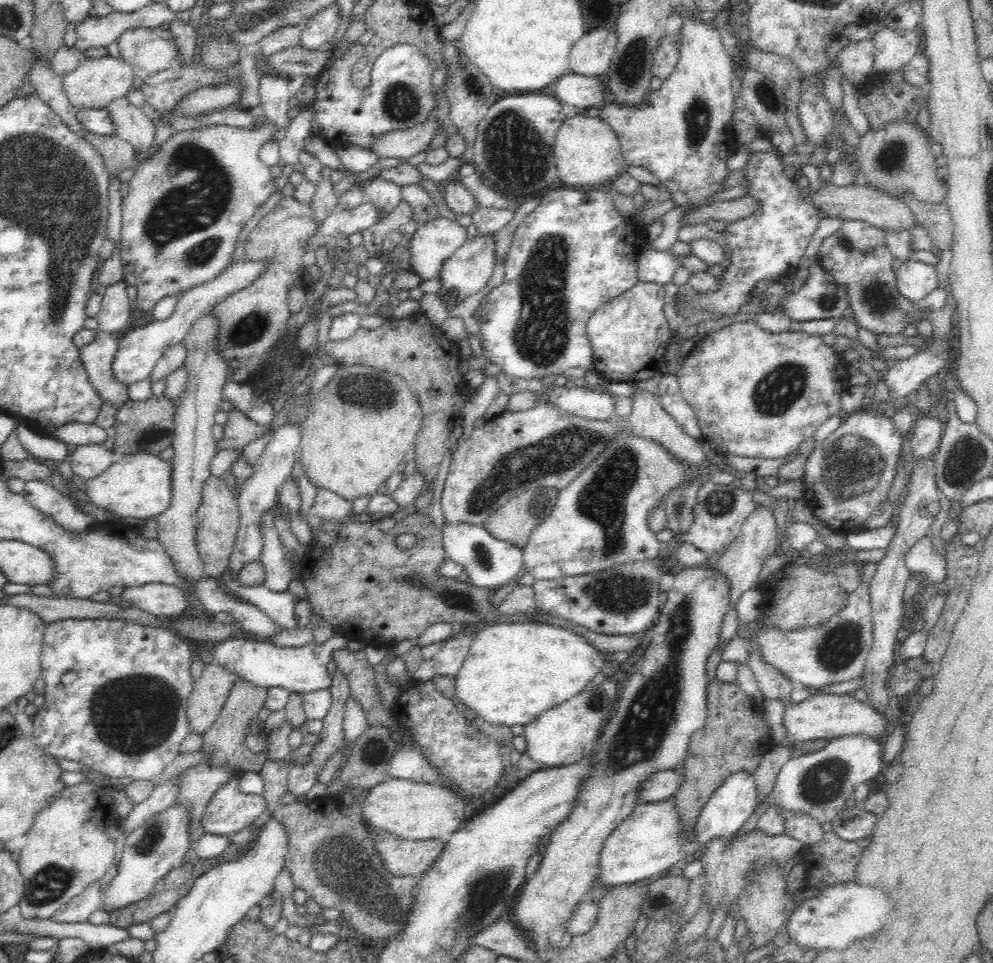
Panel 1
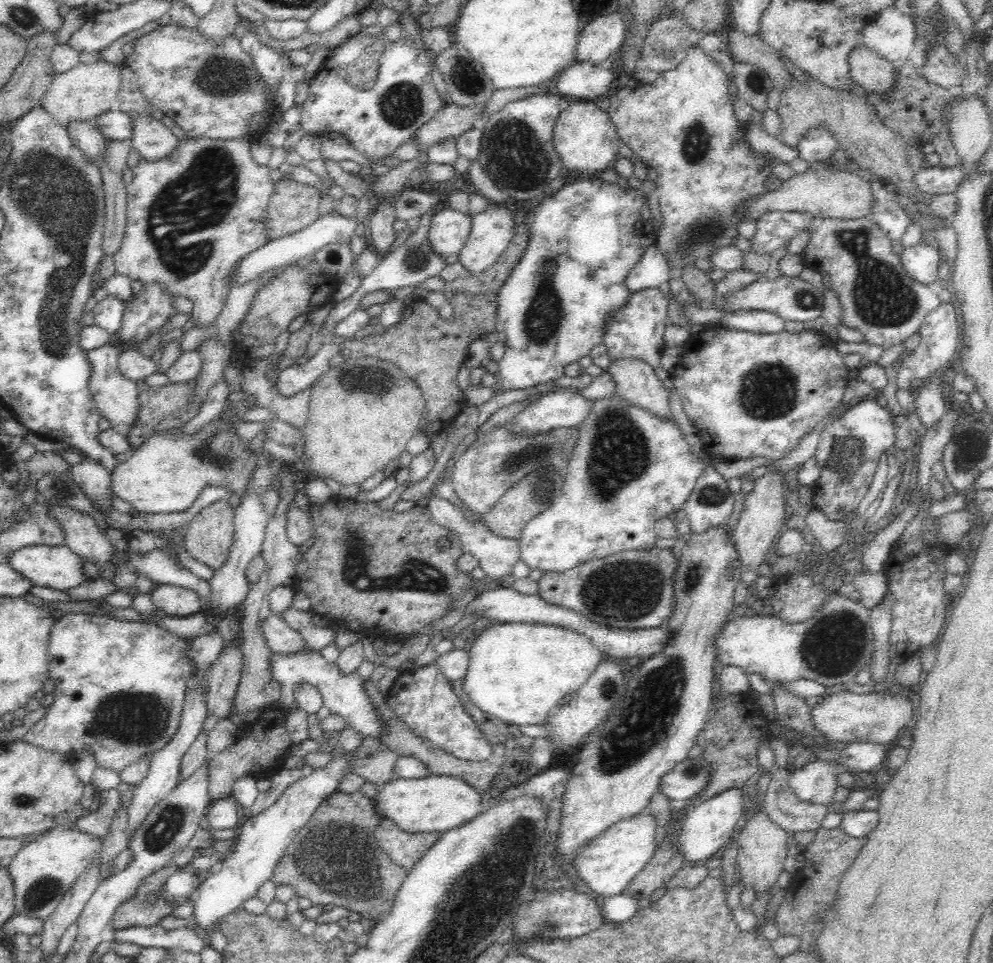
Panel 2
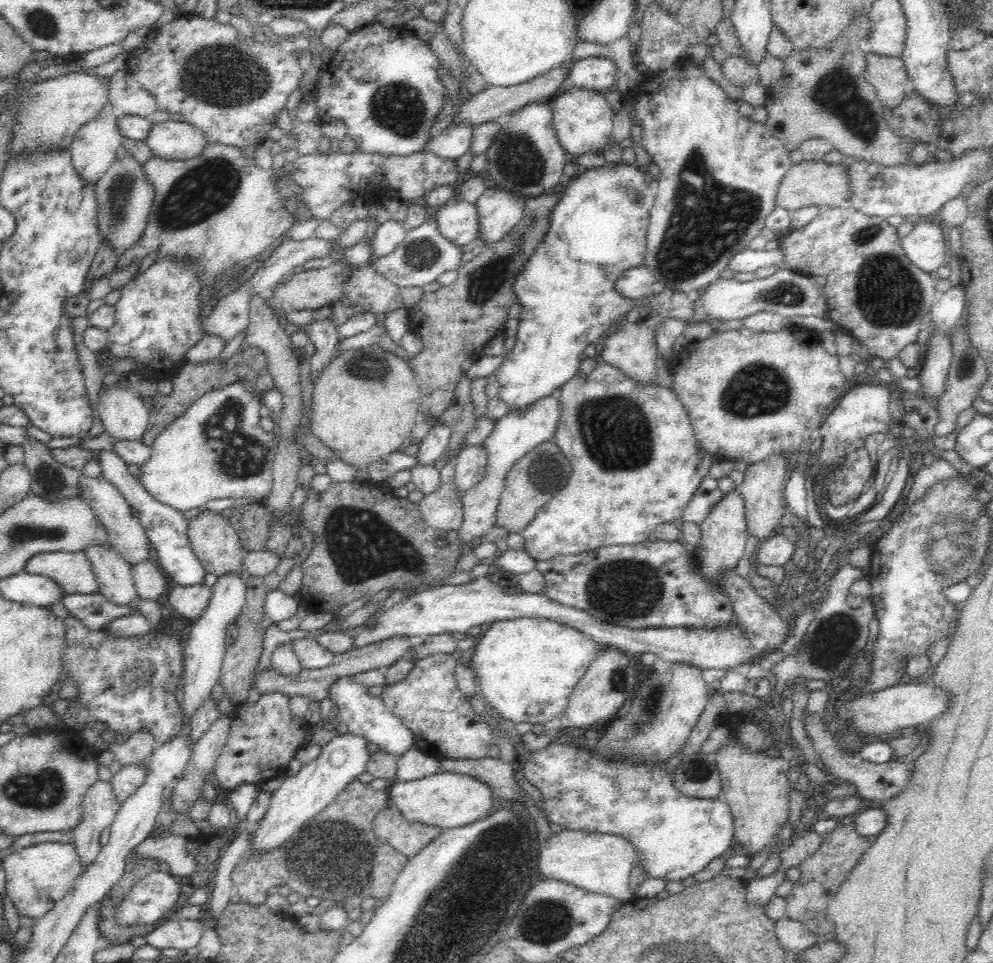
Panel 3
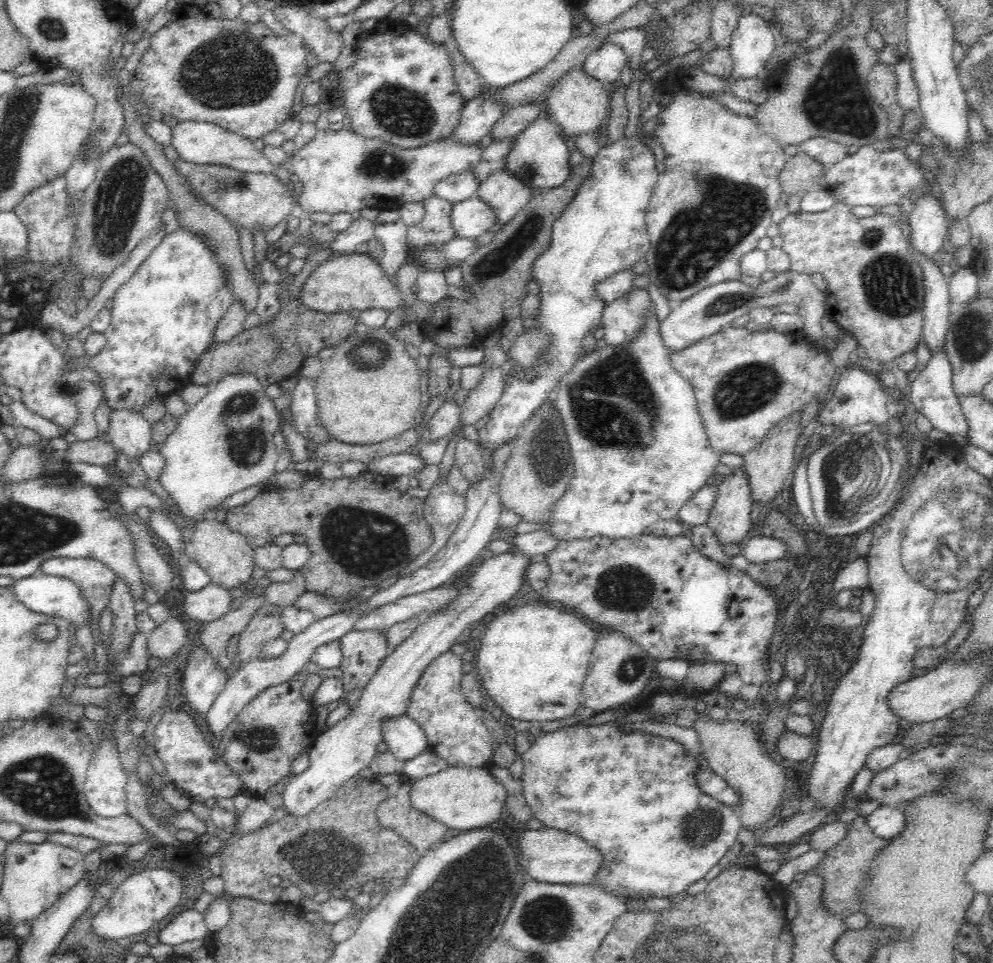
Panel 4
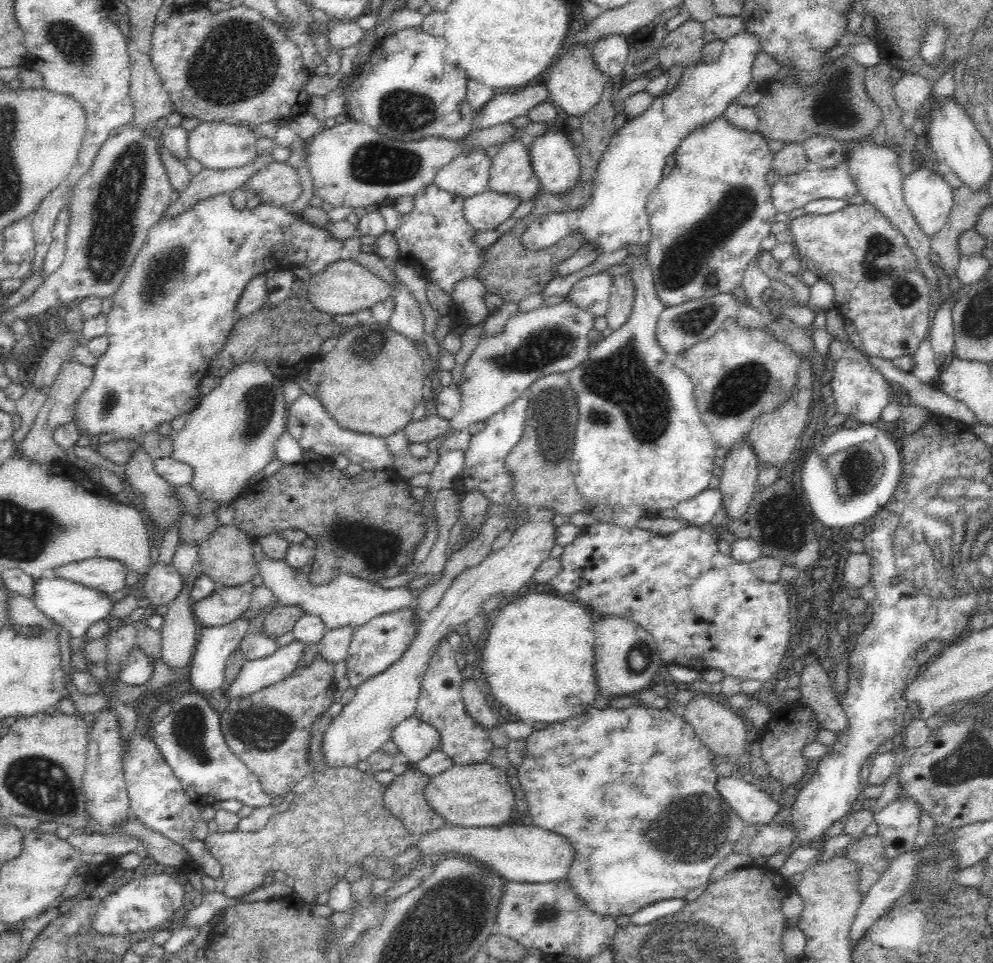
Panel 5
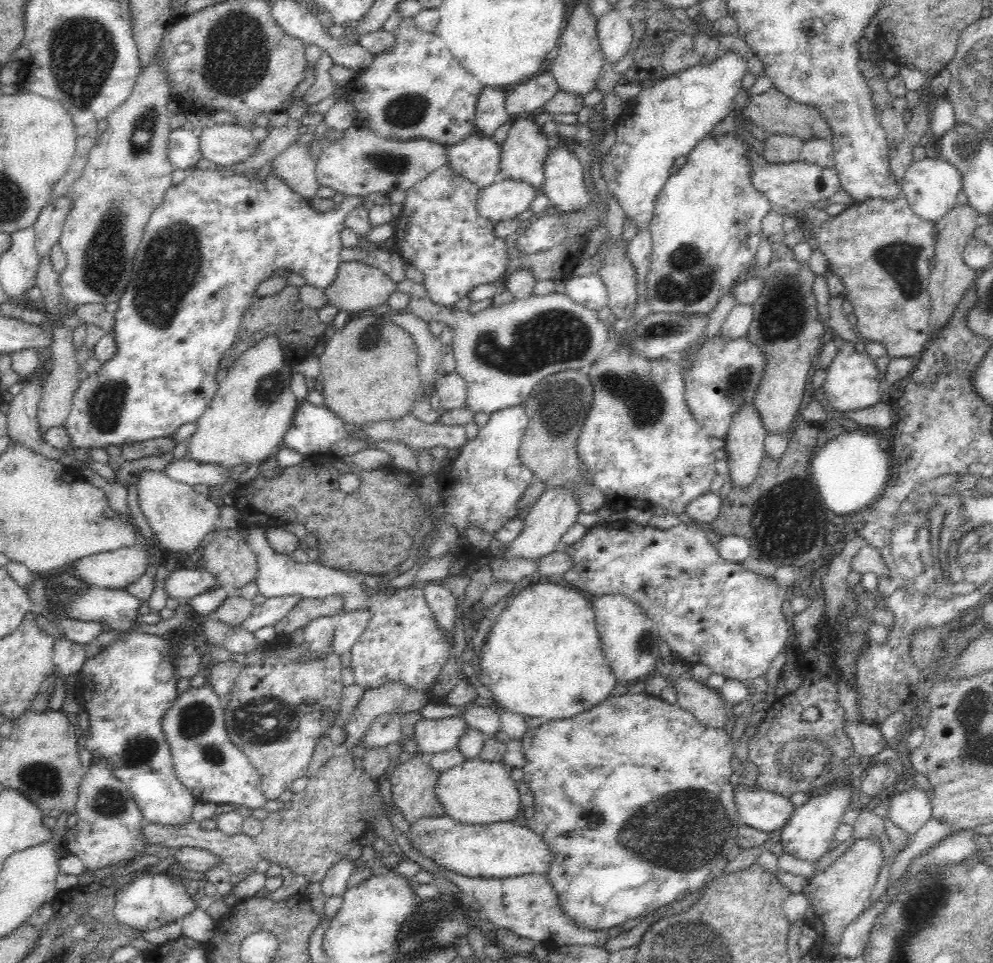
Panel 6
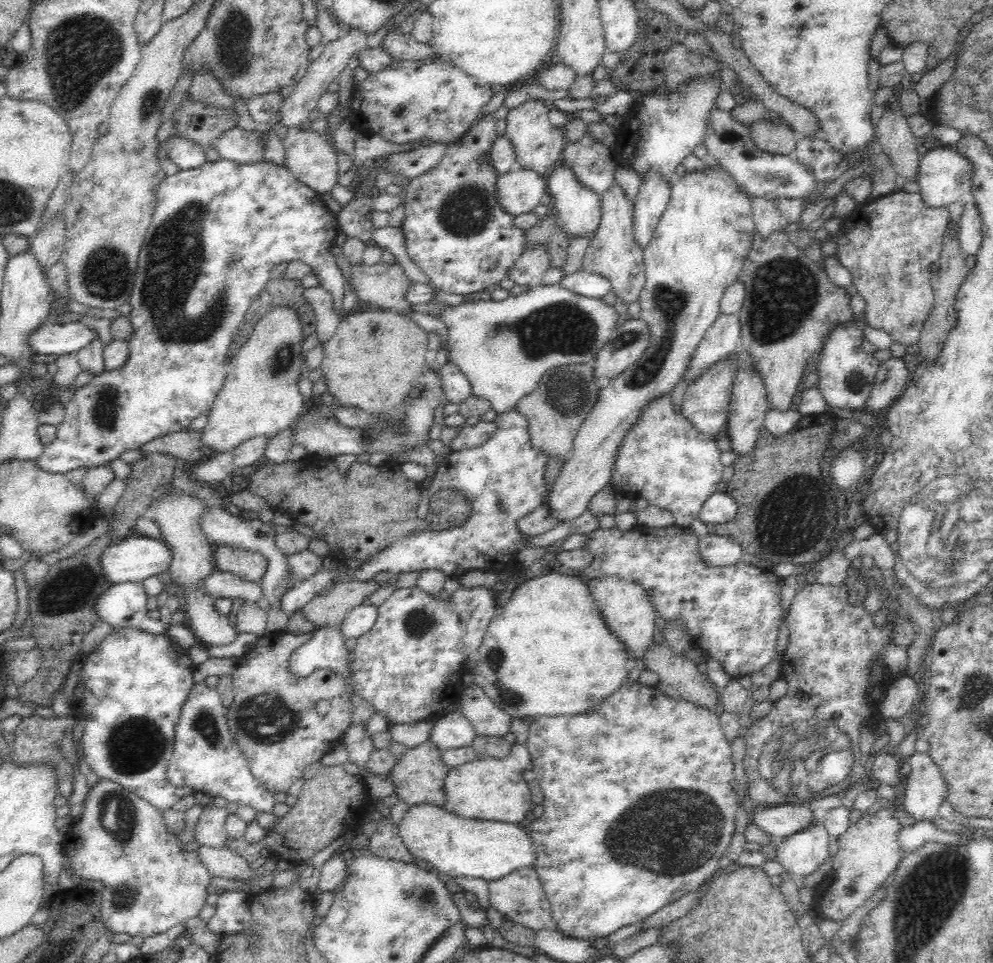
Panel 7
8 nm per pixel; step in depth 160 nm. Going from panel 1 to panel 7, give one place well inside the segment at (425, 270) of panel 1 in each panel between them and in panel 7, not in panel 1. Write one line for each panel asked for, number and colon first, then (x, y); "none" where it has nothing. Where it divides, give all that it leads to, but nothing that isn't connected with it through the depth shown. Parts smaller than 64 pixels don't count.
2: (449, 229)
3: (457, 221)
4: (471, 218)
5: (484, 212)
6: (503, 200)
7: (520, 190)

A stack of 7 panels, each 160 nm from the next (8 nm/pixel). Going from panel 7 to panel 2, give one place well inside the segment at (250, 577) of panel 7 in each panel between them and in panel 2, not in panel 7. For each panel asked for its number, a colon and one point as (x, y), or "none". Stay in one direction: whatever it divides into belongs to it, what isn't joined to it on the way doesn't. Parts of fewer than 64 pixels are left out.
2: (208, 536)
3: (213, 539)
4: (225, 555)
5: (226, 556)
6: (229, 558)

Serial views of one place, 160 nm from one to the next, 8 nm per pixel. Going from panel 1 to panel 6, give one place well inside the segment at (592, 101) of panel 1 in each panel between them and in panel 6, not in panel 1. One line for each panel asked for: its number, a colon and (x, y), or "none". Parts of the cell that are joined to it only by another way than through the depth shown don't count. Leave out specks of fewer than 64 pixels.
2: (582, 80)
3: (593, 74)
4: (606, 64)
5: (610, 54)
6: (615, 34)

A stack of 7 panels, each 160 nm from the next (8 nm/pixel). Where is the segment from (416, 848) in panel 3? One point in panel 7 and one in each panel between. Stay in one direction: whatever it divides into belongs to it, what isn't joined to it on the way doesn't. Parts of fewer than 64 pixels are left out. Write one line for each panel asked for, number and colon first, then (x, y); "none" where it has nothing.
4: (396, 813)
5: (404, 797)
6: (412, 784)
7: (418, 777)

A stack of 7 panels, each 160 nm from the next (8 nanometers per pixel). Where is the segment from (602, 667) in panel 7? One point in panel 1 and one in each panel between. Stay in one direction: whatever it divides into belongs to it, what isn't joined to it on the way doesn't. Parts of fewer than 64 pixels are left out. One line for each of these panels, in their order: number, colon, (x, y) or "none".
1: (512, 672)
2: (517, 672)
3: (524, 661)
4: (532, 660)
5: (538, 658)
6: (543, 657)

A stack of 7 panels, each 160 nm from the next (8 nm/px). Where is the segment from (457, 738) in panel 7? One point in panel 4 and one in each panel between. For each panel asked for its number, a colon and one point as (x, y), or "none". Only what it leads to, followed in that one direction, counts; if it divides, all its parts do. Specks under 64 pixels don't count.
4: (403, 737)
5: (414, 739)
6: (432, 736)

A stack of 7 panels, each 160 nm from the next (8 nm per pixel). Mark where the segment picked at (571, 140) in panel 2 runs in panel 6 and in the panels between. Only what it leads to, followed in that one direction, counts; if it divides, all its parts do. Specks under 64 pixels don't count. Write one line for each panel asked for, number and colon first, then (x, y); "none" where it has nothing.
3: (582, 120)
4: (579, 104)
5: (575, 85)
6: (576, 69)

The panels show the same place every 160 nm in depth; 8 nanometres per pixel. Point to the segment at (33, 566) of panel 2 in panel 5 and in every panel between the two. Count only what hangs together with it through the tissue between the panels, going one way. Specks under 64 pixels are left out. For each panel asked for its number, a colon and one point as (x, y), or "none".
3: (73, 572)
4: (92, 577)
5: (106, 576)

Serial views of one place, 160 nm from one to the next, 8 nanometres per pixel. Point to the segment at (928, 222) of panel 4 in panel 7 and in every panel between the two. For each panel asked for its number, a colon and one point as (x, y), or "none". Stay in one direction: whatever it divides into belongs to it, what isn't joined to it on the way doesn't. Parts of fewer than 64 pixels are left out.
5: (929, 198)
6: (930, 185)
7: (944, 177)

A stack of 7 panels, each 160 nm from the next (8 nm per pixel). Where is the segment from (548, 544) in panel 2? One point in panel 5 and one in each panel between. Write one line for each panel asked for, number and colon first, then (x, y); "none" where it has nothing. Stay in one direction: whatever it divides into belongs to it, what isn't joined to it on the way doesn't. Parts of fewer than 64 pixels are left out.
3: (636, 463)
4: (638, 443)
5: (640, 446)

